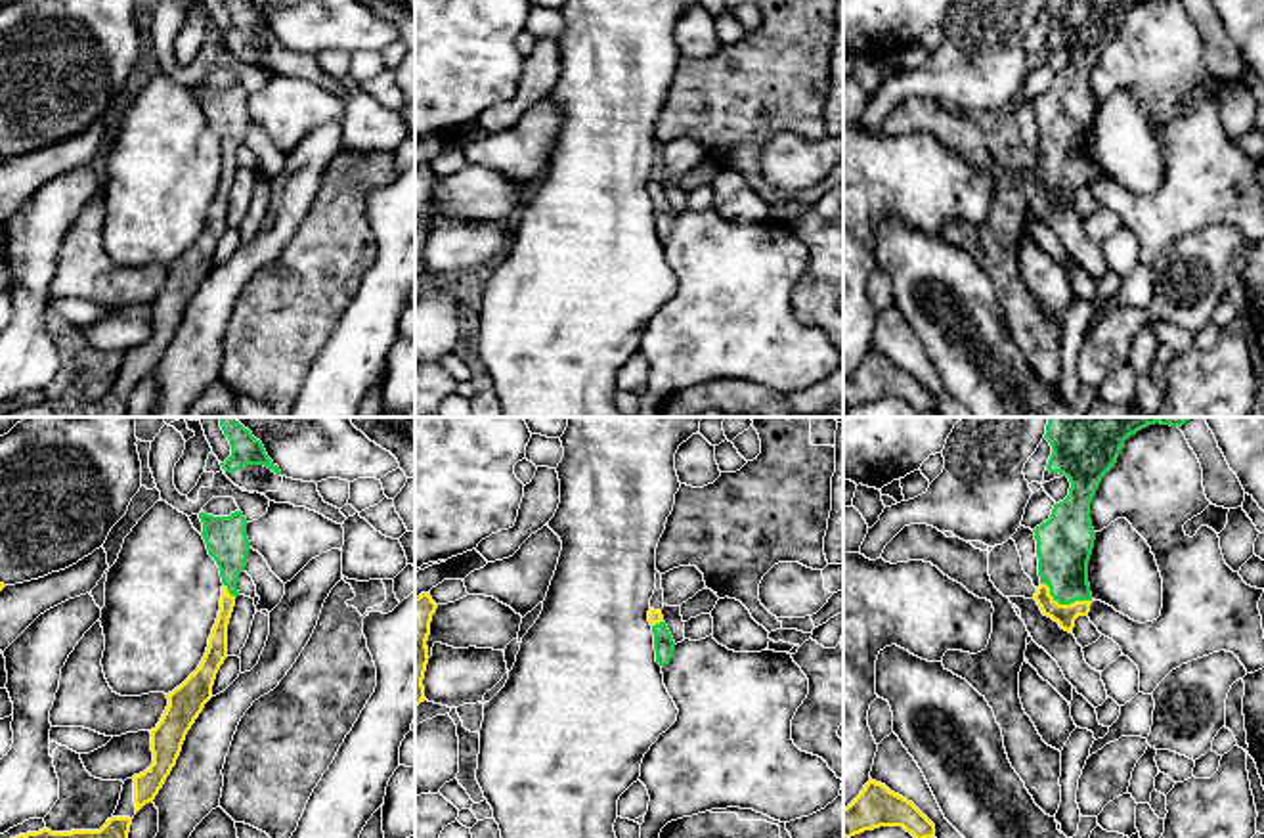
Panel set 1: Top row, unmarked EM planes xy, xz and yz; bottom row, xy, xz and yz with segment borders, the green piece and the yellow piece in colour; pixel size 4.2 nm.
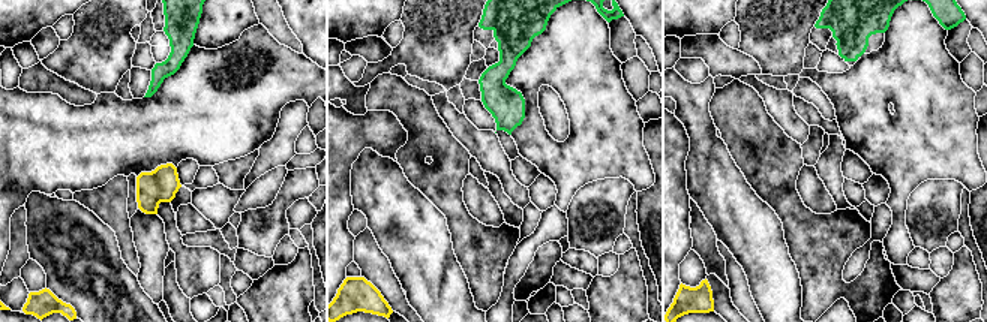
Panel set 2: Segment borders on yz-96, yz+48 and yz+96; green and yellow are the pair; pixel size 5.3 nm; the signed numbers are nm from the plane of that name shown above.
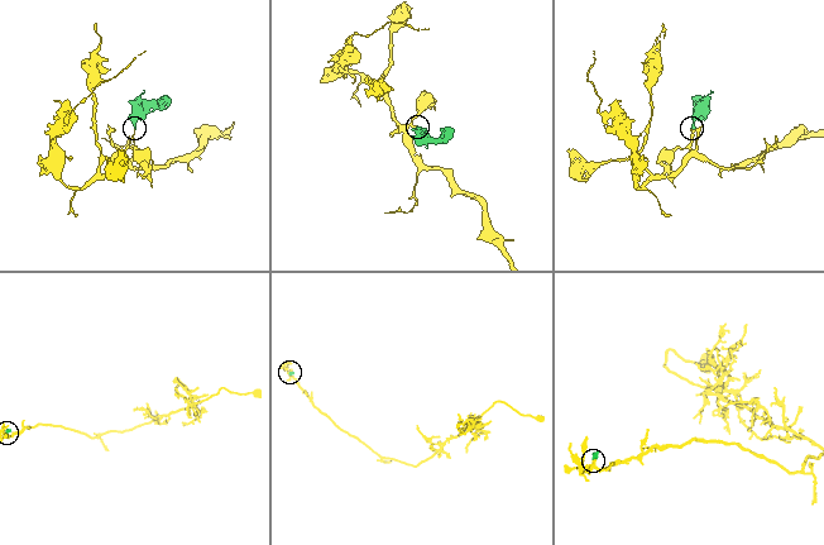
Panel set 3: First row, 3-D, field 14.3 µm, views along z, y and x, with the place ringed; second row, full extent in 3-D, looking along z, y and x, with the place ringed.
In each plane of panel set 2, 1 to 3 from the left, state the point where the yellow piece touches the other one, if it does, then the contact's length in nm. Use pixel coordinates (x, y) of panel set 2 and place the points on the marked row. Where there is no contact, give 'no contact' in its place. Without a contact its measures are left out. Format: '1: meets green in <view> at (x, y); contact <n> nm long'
1: no contact
2: no contact
3: no contact

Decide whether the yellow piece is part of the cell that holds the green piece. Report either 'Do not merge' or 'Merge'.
Merge

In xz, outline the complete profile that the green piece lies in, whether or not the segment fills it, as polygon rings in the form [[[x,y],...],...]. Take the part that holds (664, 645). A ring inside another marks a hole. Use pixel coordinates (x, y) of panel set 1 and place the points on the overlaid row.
[[[648,610],[648,622],[652,626],[654,633],[654,651],[656,651],[656,662],[664,668],[669,664],[673,651],[675,651],[675,641],[664,622],[662,610]]]

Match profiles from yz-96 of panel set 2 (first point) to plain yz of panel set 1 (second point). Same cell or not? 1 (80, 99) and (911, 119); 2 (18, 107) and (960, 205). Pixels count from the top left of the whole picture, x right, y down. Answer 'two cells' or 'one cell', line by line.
1: one cell
2: one cell

